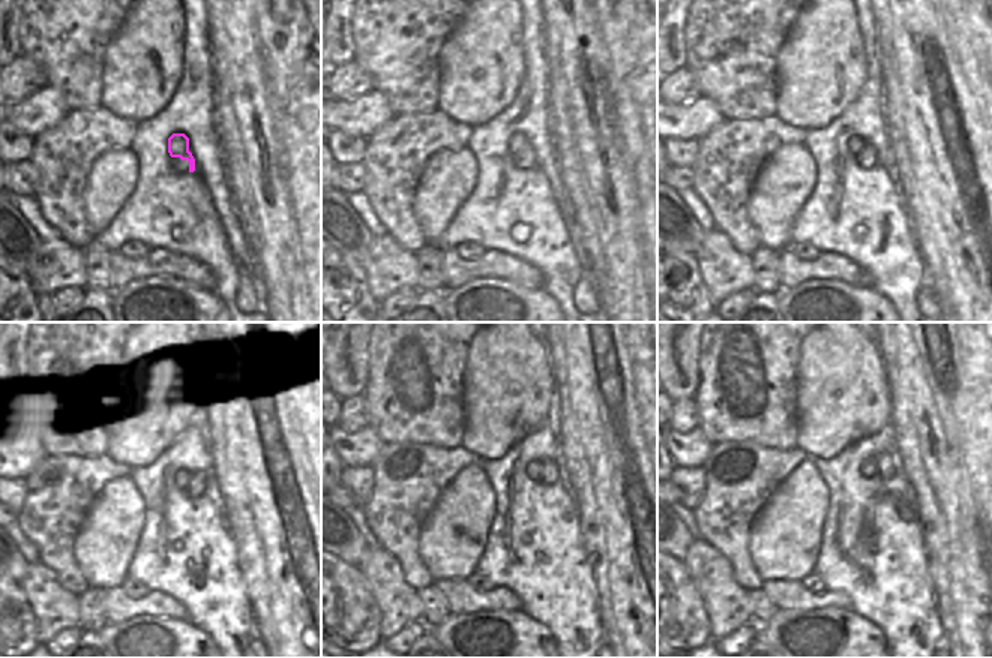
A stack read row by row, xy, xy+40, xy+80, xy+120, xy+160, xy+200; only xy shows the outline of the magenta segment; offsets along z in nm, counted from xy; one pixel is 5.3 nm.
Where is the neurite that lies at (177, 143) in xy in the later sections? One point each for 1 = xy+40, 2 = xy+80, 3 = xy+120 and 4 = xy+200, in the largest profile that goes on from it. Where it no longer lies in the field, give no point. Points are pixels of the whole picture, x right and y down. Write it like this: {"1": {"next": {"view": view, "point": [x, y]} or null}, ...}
{"1": {"next": {"view": "xy+40", "point": [518, 144]}}, "2": {"next": {"view": "xy+80", "point": [865, 153]}}, "3": {"next": {"view": "xy+120", "point": [194, 483]}}, "4": {"next": {"view": "xy+200", "point": [869, 466]}}}

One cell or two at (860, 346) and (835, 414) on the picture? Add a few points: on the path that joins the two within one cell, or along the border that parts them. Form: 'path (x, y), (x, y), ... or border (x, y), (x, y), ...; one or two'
path (844, 363), (842, 397); one

